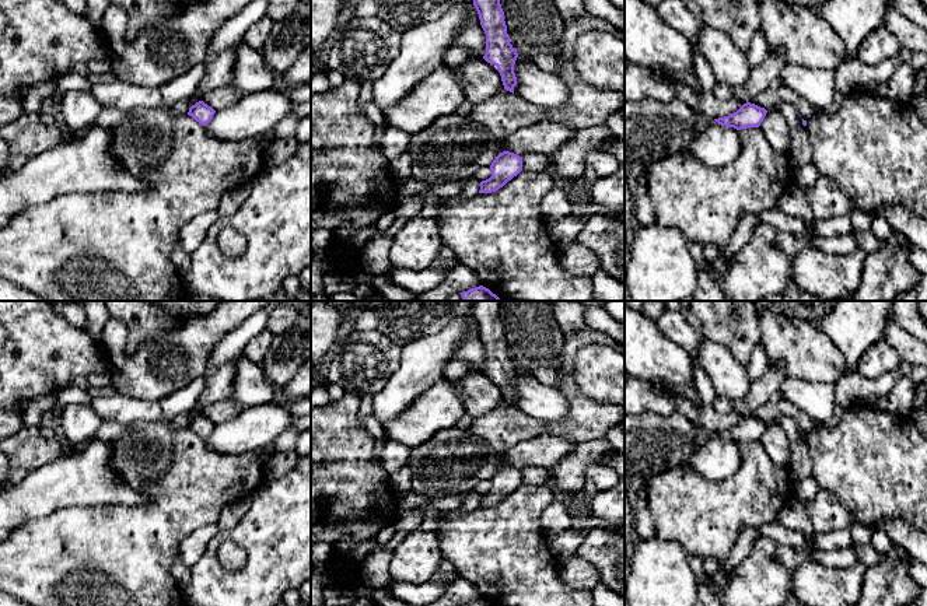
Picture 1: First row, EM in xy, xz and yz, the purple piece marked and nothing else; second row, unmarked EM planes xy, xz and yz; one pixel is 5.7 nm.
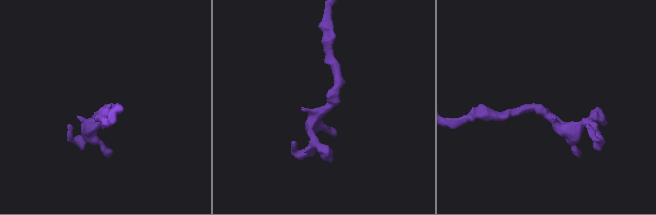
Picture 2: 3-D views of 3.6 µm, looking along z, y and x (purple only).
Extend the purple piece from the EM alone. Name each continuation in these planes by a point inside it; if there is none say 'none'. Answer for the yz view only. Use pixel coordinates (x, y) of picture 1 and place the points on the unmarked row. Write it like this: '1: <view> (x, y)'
none

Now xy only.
none

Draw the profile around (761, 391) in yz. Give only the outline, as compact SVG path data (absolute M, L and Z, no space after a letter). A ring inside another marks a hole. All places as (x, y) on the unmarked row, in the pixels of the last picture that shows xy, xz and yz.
M769 361L766 372L752 382L749 392L742 399L732 402L731 414L751 416L770 400L784 381L784 369L777 362Z

